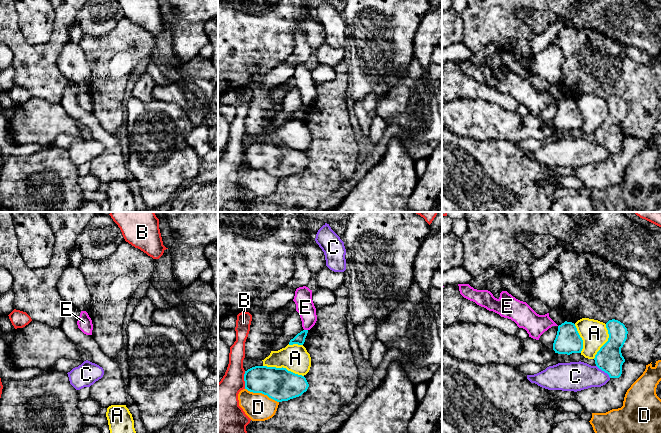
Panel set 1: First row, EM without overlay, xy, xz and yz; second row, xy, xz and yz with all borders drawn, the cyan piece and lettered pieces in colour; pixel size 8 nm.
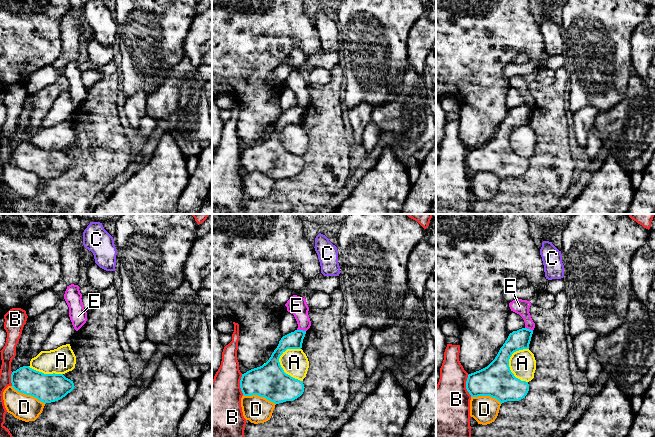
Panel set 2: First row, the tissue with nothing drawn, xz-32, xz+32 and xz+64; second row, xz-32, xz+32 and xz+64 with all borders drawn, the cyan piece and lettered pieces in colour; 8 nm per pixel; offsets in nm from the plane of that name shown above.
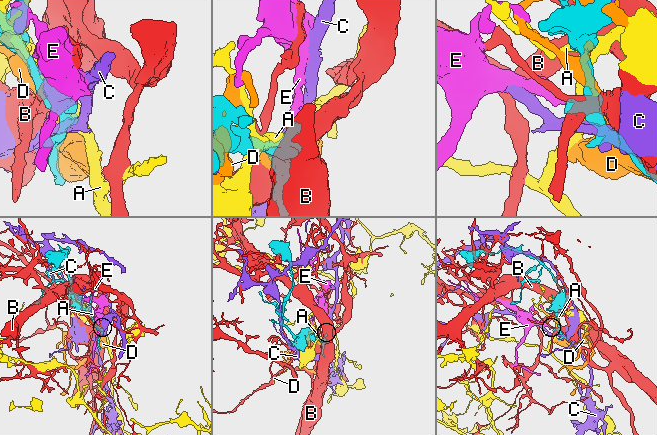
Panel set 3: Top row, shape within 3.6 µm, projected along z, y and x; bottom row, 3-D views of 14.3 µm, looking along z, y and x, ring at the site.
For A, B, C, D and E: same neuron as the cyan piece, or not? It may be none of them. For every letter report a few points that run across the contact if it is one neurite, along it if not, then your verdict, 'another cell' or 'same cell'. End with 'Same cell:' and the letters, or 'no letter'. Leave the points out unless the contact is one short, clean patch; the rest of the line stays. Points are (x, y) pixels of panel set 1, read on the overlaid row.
A: another cell
B: xz (245, 371), (244, 388) | another cell
C: another cell
D: another cell
E: xz (304, 329), (307, 330) | another cell
Same cell: no letter

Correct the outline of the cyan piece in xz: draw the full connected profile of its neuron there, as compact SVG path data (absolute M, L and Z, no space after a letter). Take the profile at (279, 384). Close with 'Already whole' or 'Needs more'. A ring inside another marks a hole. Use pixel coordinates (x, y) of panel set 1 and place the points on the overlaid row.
M252 367L245 371L244 381L248 391L262 393L277 402L299 397L309 387L304 376L283 367Z. Already whole

